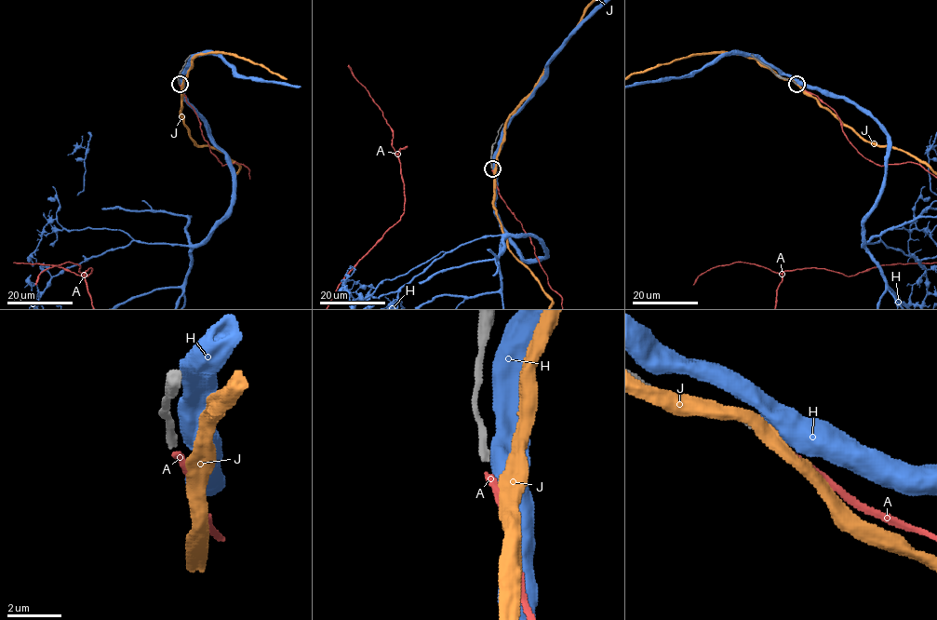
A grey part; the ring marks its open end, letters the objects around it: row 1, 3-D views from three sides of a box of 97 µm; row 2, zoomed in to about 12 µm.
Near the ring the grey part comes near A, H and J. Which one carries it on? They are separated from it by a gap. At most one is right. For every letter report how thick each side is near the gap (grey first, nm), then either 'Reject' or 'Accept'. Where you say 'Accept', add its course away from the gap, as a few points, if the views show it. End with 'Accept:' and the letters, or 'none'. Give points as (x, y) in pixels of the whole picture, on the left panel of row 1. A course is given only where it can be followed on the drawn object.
A: Thickness 240 nm (grey) against 240 nm. Accept
H: Thickness 240 nm (grey) against 800 nm. Reject
J: Thickness 240 nm (grey) against 480 nm. Reject
Accept: A

